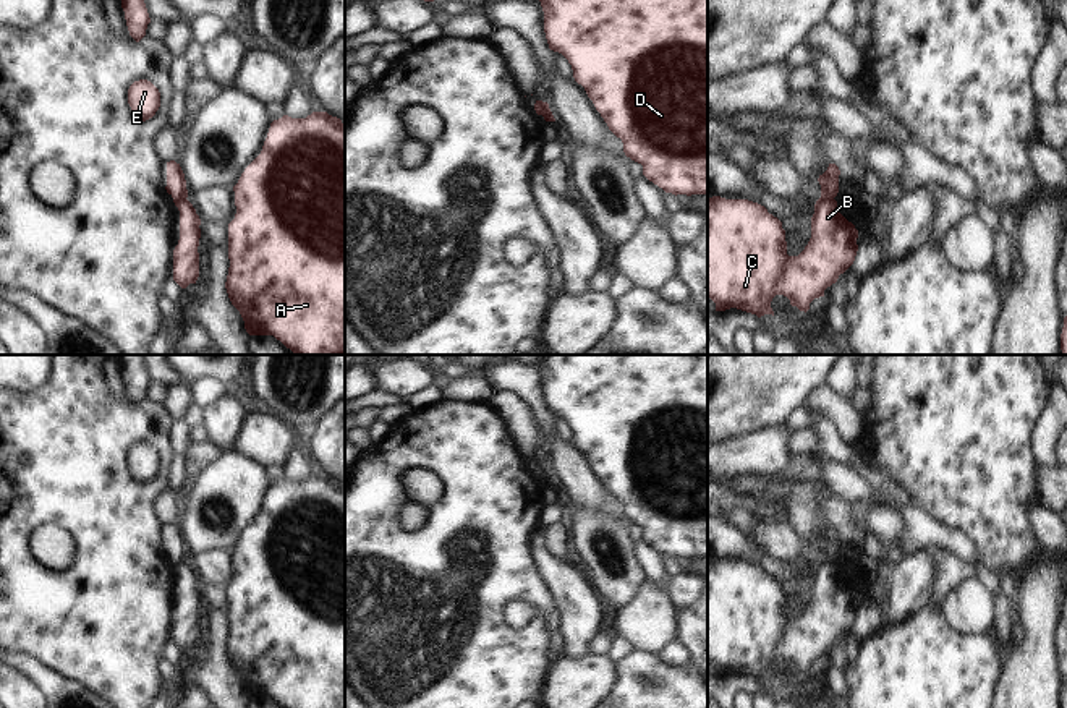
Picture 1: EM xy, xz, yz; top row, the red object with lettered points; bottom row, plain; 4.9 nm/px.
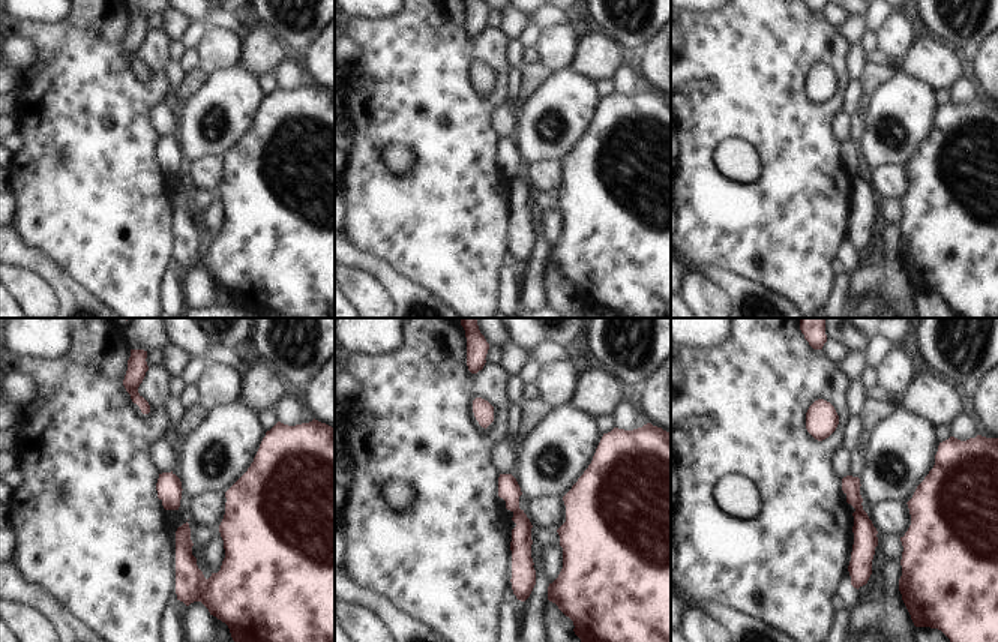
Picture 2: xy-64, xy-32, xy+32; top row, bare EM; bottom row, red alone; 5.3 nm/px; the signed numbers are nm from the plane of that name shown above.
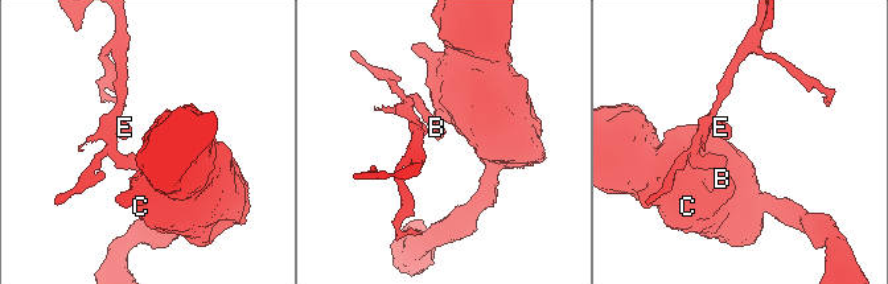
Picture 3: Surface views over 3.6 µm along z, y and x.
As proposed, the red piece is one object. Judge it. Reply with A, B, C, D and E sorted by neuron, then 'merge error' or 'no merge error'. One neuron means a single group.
A B C D / E; merge error

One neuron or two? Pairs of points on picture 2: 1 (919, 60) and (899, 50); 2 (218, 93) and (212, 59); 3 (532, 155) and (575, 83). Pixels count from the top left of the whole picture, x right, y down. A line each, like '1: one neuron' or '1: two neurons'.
1: two neurons
2: two neurons
3: one neuron

